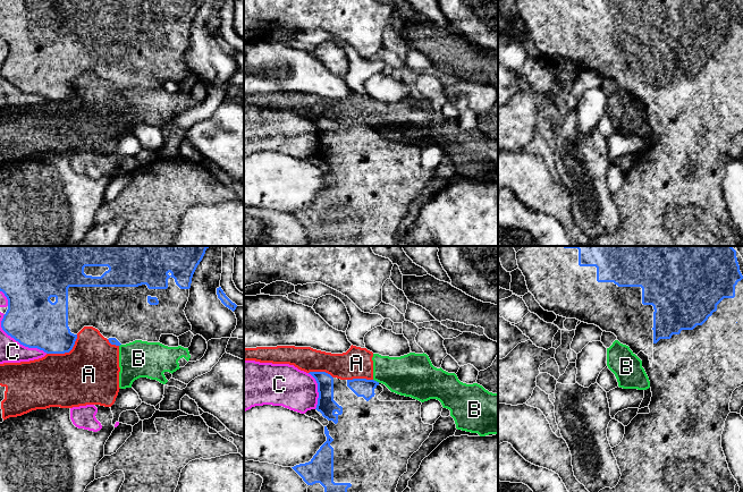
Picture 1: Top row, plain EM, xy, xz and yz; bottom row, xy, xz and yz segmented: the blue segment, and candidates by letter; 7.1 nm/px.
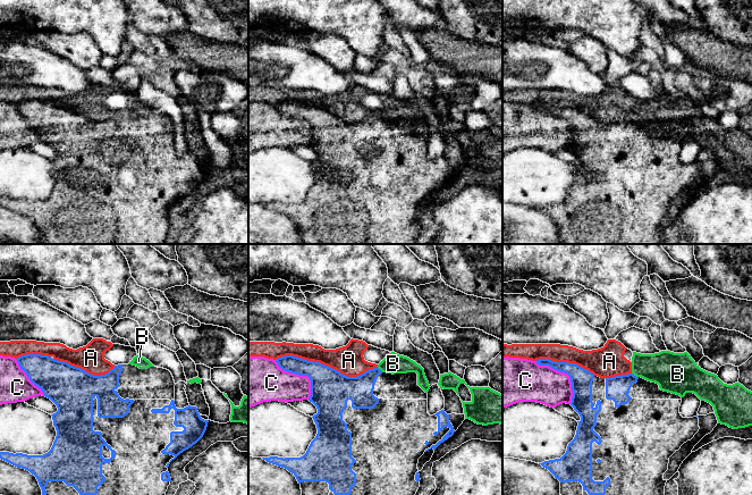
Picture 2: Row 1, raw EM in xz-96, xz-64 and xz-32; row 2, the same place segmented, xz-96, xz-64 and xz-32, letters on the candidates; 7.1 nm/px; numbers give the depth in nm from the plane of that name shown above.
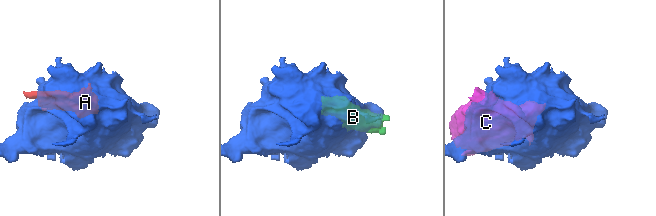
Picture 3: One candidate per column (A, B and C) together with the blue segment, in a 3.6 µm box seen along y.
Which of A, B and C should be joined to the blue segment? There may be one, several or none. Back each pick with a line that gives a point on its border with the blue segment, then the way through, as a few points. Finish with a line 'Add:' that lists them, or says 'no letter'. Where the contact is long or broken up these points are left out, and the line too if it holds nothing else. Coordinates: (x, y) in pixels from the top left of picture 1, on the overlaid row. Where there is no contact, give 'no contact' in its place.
Add: no letter

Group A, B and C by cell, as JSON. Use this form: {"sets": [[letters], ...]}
{"sets": [["A", "B"], ["C"]]}

